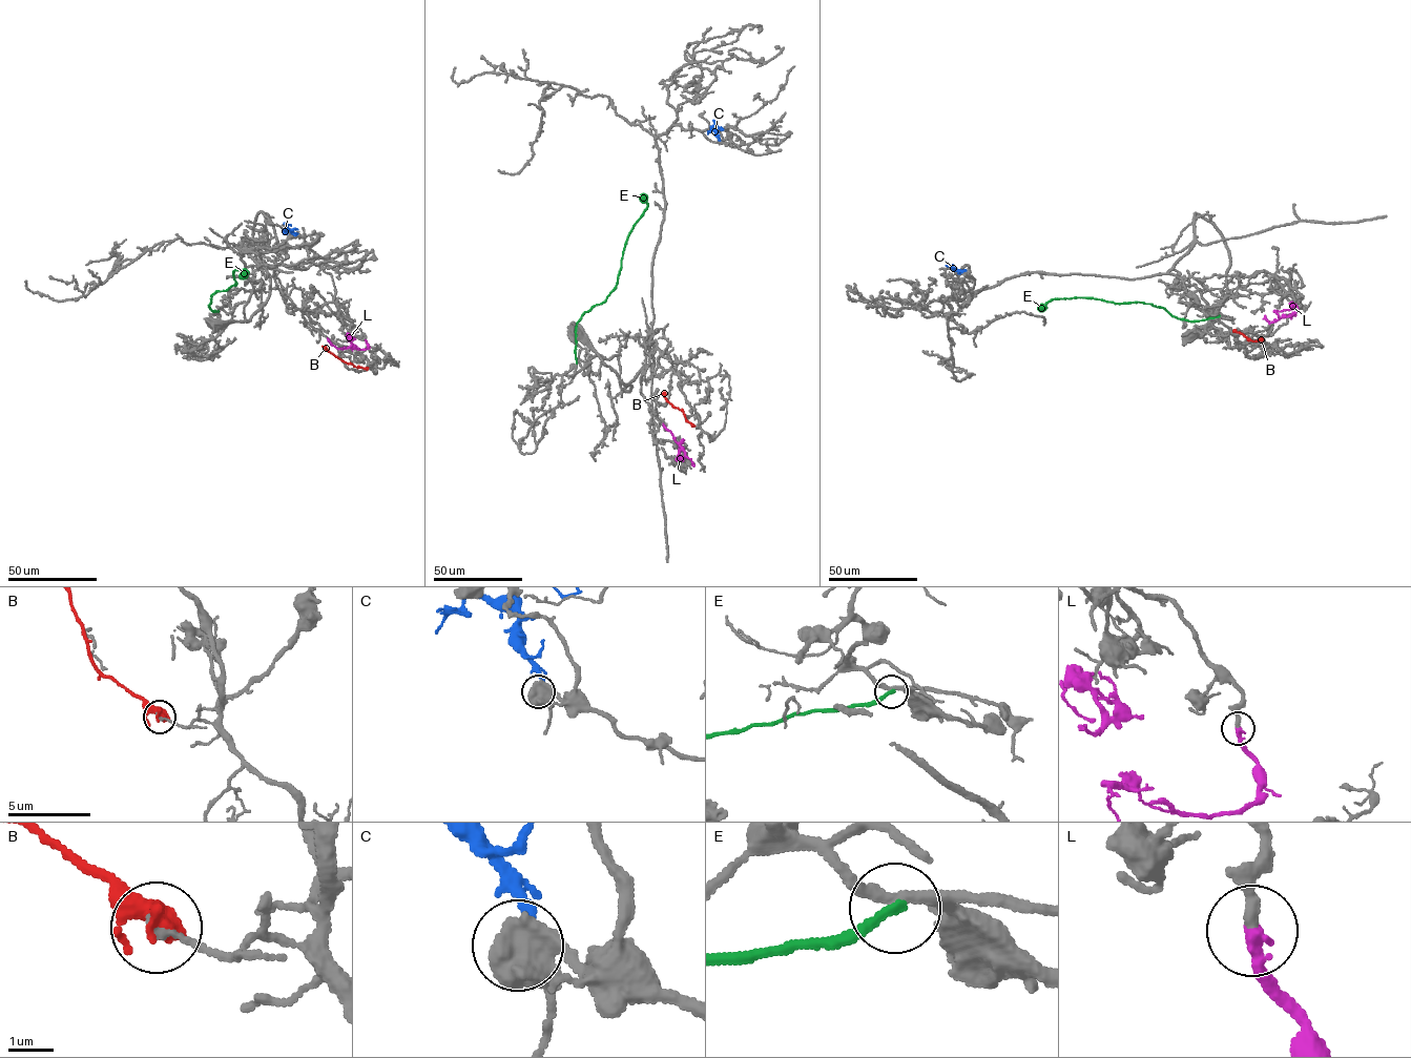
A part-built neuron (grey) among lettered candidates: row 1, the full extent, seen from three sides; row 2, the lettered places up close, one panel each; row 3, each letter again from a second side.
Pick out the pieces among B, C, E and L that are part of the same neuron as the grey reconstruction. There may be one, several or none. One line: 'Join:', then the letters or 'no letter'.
Join: L

